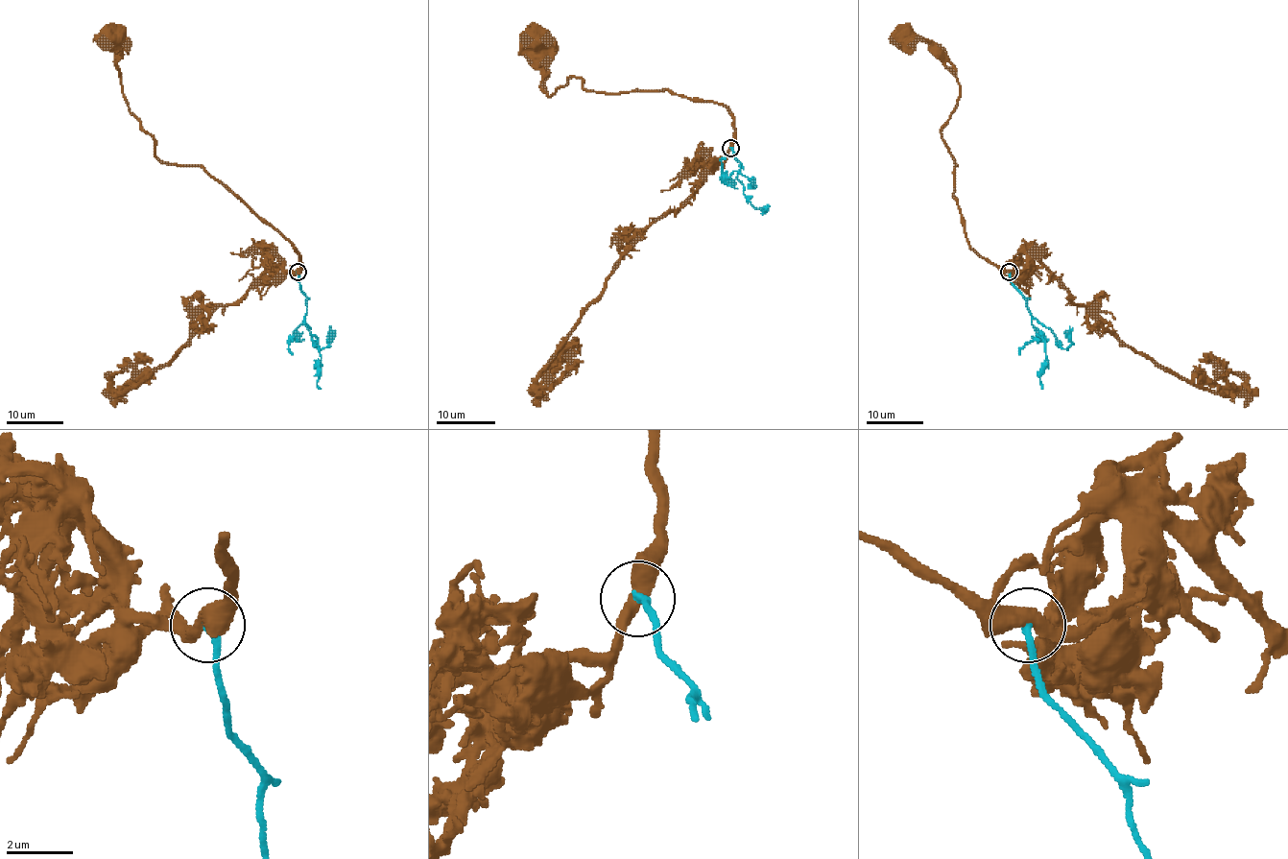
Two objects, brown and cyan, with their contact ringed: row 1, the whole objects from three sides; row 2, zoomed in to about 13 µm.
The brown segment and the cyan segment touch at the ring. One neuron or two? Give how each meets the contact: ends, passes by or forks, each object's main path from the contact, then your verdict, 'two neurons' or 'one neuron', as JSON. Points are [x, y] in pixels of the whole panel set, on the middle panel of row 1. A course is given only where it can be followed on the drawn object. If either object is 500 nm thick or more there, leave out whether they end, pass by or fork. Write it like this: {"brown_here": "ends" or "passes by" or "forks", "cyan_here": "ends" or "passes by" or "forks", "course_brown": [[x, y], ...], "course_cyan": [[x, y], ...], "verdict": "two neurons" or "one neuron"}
{"brown_here": "passes by", "cyan_here": "ends", "course_brown": [[730, 147], [734, 116], [708, 100], [667, 90], [587, 91], [571, 77], [549, 96], [548, 68], [535, 40]], "course_cyan": [[730, 147], [740, 162], [739, 171], [755, 187], [751, 181], [755, 181]], "verdict": "two neurons"}

